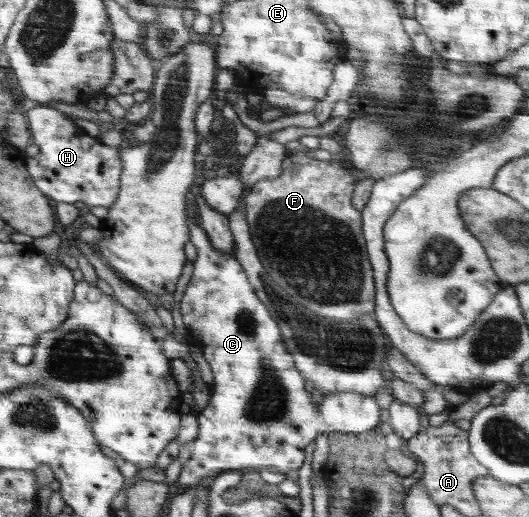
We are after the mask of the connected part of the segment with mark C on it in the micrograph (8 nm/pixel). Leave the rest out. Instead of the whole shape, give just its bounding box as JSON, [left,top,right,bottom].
[173,196,380,497]

